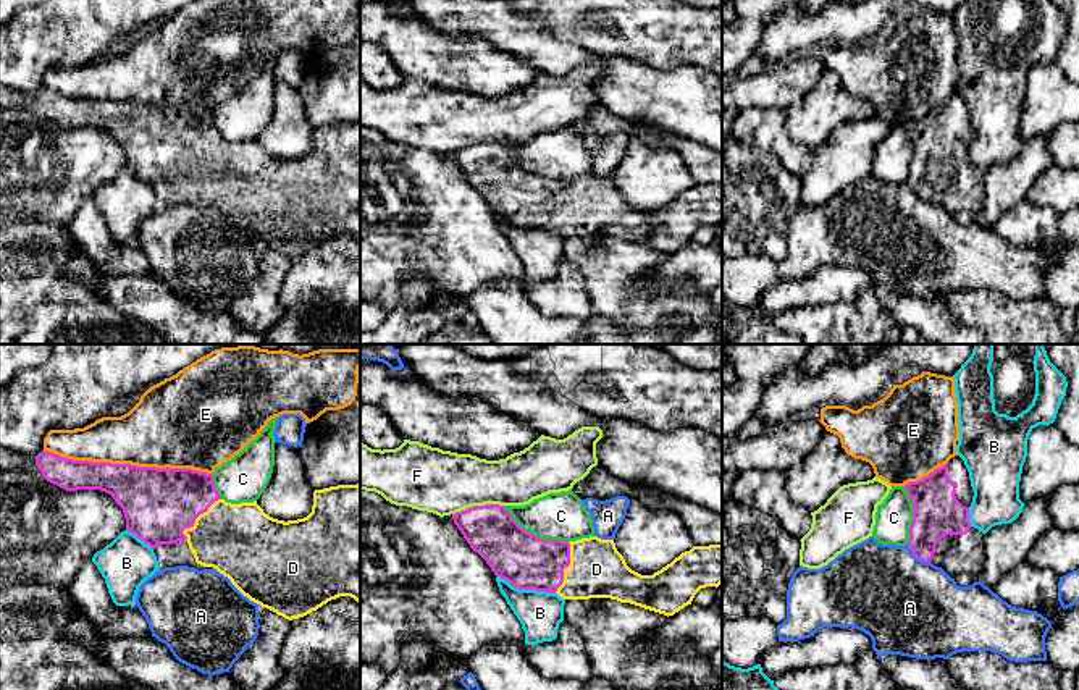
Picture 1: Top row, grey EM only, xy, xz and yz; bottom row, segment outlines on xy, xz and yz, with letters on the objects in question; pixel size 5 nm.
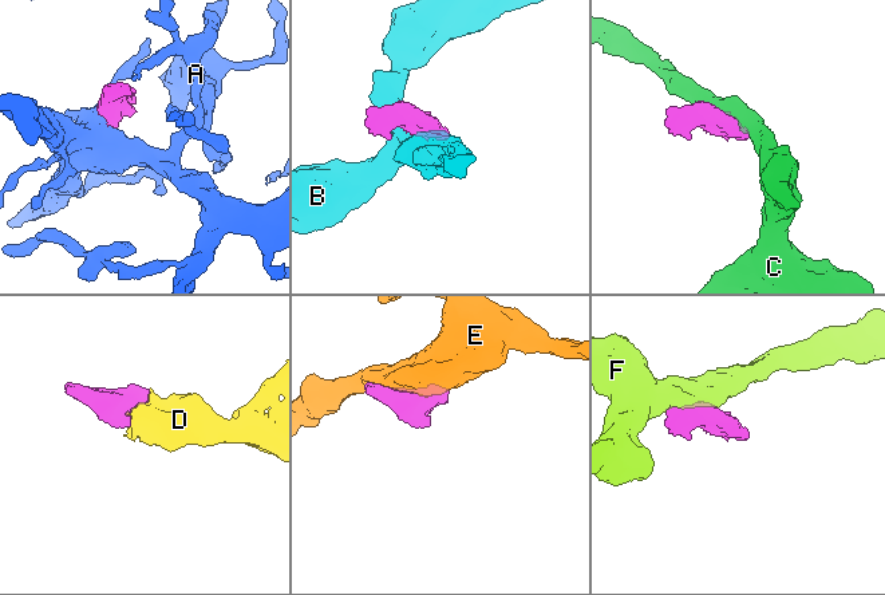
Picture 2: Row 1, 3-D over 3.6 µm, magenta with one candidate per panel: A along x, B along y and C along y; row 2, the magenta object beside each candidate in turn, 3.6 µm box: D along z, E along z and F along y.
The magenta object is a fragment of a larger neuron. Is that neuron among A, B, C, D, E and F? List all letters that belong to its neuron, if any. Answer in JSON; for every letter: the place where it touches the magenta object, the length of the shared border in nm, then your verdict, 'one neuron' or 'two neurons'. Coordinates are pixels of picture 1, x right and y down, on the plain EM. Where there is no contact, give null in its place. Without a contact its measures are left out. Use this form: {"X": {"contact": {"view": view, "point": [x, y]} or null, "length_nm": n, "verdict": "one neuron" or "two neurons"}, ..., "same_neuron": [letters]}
{"A": {"contact": {"view": "yz", "point": [918, 196]}, "length_nm": 150, "verdict": "two neurons"}, "B": {"contact": {"view": "xz", "point": [525, 227]}, "length_nm": 300, "verdict": "two neurons"}, "C": {"contact": {"view": "xz", "point": [535, 173]}, "length_nm": 380, "verdict": "two neurons"}, "D": {"contact": {"view": "xy", "point": [196, 155]}, "length_nm": 280, "verdict": "one neuron"}, "E": {"contact": {"view": "xy", "point": [128, 102]}, "length_nm": 850, "verdict": "two neurons"}, "F": {"contact": {"view": "xz", "point": [477, 144]}, "length_nm": 260, "verdict": "two neurons"}, "same_neuron": ["D"]}

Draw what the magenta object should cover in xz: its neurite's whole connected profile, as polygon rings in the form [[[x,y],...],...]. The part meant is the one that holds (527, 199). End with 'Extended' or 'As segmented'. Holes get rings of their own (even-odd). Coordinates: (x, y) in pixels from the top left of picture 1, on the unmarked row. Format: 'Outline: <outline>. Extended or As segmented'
Outline: [[[499,142],[473,144],[452,152],[452,157],[494,213],[519,228],[557,231],[564,238],[611,236],[669,255],[691,242],[701,226],[717,226],[722,221],[722,183],[693,184],[653,213],[641,213],[627,204],[614,178],[598,175],[577,179],[543,178],[525,170]]]. Extended

